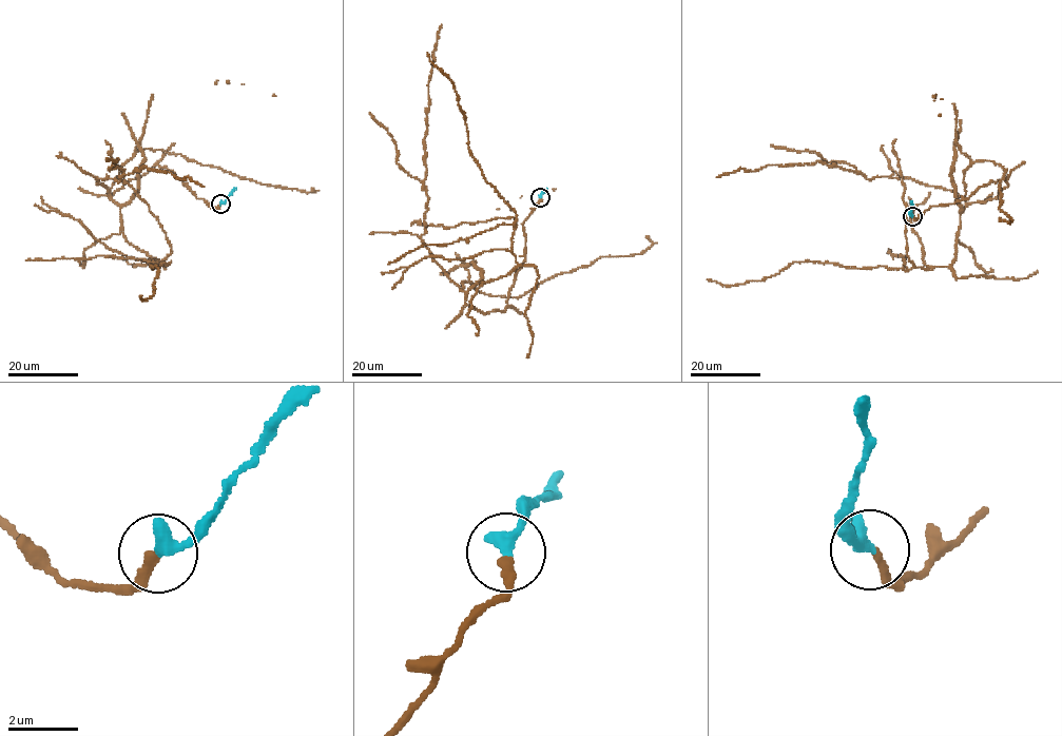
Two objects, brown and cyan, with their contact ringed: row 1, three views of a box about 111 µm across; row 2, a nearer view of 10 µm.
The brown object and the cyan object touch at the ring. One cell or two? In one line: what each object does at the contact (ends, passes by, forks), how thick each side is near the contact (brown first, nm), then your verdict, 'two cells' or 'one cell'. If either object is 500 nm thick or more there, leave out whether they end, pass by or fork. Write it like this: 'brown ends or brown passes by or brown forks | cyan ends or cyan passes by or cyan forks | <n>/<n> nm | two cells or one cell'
brown ends | cyan ends | 260/400 nm | one cell

